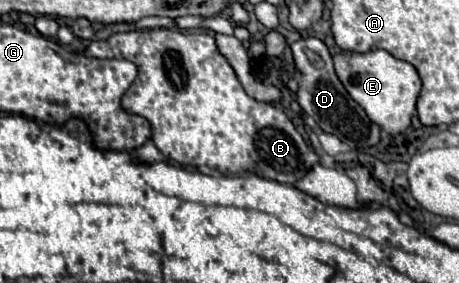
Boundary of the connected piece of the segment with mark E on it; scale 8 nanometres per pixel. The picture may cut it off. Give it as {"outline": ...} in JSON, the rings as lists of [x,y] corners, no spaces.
{"outline":[[[378,49],[368,53],[338,53],[334,55],[334,69],[350,97],[360,107],[364,107],[366,115],[382,131],[396,137],[410,127],[412,115],[416,113],[416,99],[422,87],[418,71],[410,63],[392,57],[388,51]]]}

